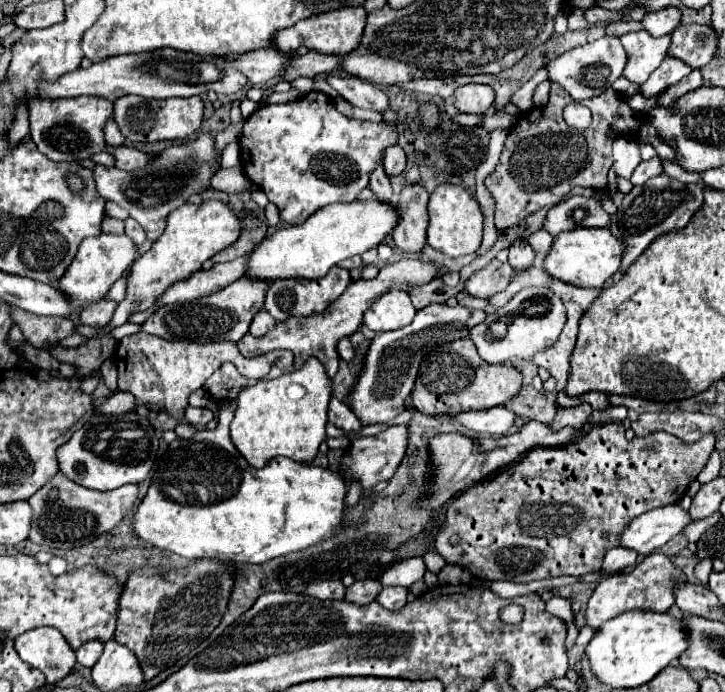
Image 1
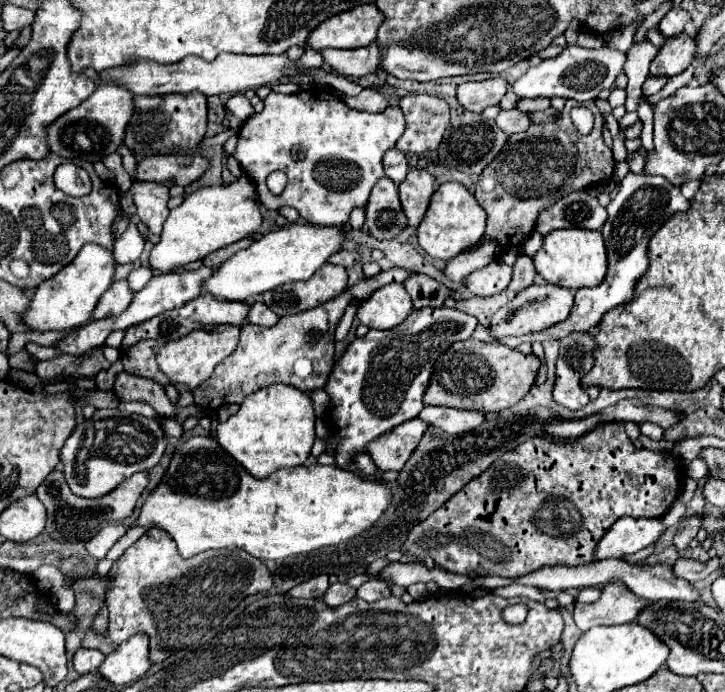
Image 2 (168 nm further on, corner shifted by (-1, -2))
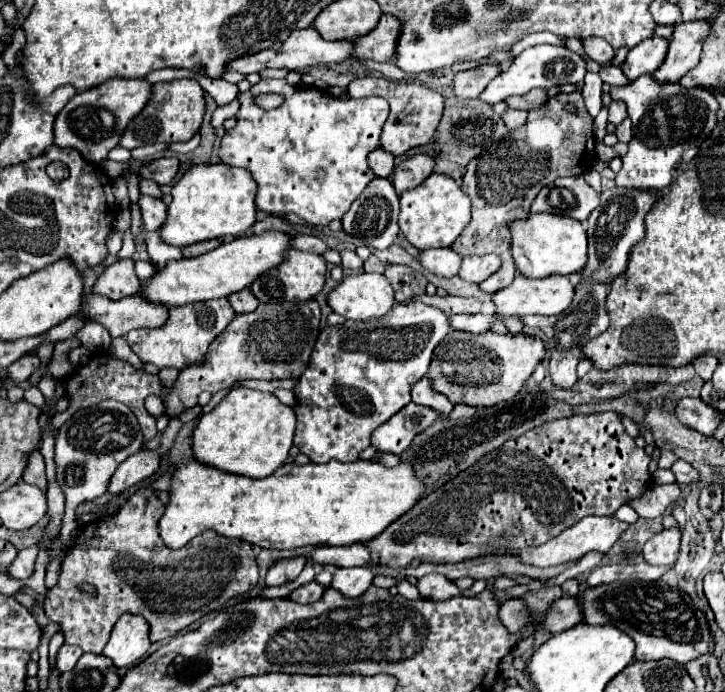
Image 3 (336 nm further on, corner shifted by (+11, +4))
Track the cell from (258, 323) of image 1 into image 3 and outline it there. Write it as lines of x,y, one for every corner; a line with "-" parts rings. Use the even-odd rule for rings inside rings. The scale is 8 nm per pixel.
248,288
230,294
228,302
232,304
232,308
234,308
236,314
248,314
250,310
256,310
256,306
258,306
258,300
254,298
254,294

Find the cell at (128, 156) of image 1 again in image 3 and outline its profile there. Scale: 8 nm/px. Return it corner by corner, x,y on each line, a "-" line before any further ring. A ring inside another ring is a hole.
158,158
144,164
144,168
140,170
142,178
154,180
160,186
170,184
176,174
178,174
178,158

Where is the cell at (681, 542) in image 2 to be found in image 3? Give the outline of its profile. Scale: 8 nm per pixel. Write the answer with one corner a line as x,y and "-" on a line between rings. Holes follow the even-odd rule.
668,528
644,544
644,562
652,566
674,566
680,548
680,528

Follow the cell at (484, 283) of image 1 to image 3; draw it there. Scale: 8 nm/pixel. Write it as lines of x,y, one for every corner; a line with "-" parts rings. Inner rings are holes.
484,254
484,256
468,256
462,258
460,278
466,282
480,284
488,276
492,276
500,268
500,256
496,254

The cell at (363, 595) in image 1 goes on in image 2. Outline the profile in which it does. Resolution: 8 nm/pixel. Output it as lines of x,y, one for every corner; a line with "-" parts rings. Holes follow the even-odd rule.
332,584
330,588
328,588
328,592
324,594
324,602
326,604
330,604
332,608
336,608
336,606
342,606
342,604
346,604
348,600
352,600
352,598
356,598
356,588
352,588
350,584

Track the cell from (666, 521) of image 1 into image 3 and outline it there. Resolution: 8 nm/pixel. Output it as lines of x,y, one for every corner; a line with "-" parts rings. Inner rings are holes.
588,516
588,518
582,518
580,522
576,522
576,526
568,528
562,534
558,534
556,538
548,540
544,546
526,546
526,548
518,550
516,556
520,558
522,564
530,564
530,566
538,566
538,568
556,566
556,564
564,564
564,562
576,562
590,550
608,552
624,530
626,530
626,522
620,522
620,520
614,520
608,516

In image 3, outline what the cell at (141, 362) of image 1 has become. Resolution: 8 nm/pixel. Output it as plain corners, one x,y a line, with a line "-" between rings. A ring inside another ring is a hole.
226,298
206,300
206,302
194,302
180,308
168,310
168,320
160,328
144,328
144,330
132,330
126,340
134,354
142,362
152,362
158,368
174,366
178,370
184,370
192,364
200,364
204,360
204,354
210,346
210,342
230,324
234,318
234,310

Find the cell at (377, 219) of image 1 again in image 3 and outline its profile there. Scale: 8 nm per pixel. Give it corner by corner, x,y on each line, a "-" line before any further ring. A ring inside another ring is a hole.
262,232
258,236
236,238
230,244
222,244
216,250
206,252
202,256
166,262
162,270
158,270
152,278
148,278
148,282
142,284
140,296
150,304
166,308
222,298
248,288
260,274
264,274
264,270
278,266
288,248
290,248
290,236
282,232

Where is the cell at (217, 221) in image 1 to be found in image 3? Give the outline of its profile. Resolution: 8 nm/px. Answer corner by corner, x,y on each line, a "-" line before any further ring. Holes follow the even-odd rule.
196,164
172,188
172,204
168,206
166,224
160,230
164,242
172,246
190,246
194,242
240,236
256,222
256,182
244,168
228,164

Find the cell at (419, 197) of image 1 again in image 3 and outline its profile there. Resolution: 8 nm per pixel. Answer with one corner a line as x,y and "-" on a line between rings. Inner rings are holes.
416,154
410,156
406,160
402,160
396,170
394,170
394,188
398,194
402,194
404,190
412,190
416,188
420,182
424,182
434,168
434,158
428,154

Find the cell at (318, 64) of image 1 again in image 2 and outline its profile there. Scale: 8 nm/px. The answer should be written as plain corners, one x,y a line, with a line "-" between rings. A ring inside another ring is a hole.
376,42
370,46
358,48
358,50
320,50
324,58
324,66
350,78
360,78
370,72
378,70
380,64
380,54
376,48

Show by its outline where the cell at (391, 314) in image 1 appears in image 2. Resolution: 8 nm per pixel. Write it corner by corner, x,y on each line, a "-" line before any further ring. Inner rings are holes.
388,284
360,304
356,316
368,328
390,330
404,322
412,310
414,306
406,288
402,284

